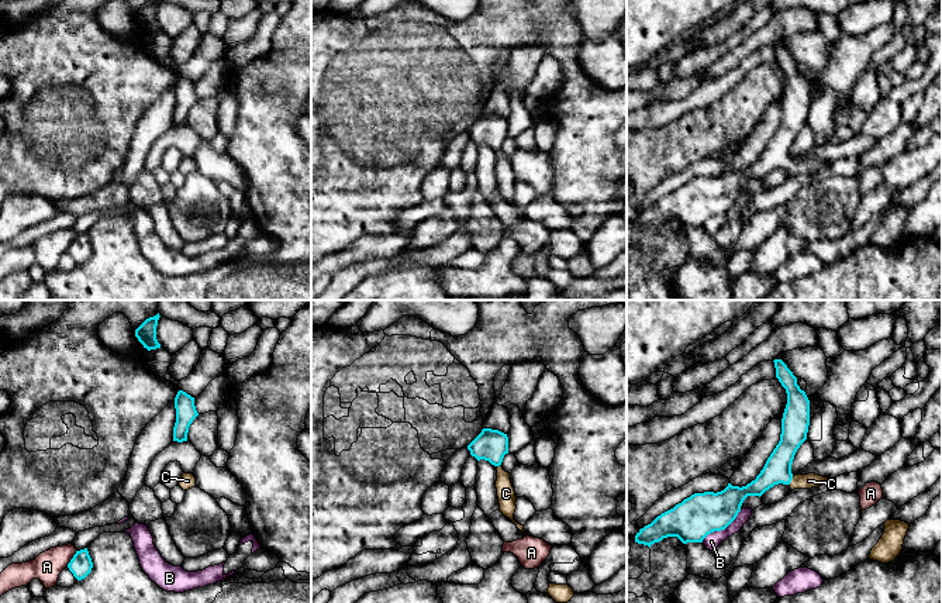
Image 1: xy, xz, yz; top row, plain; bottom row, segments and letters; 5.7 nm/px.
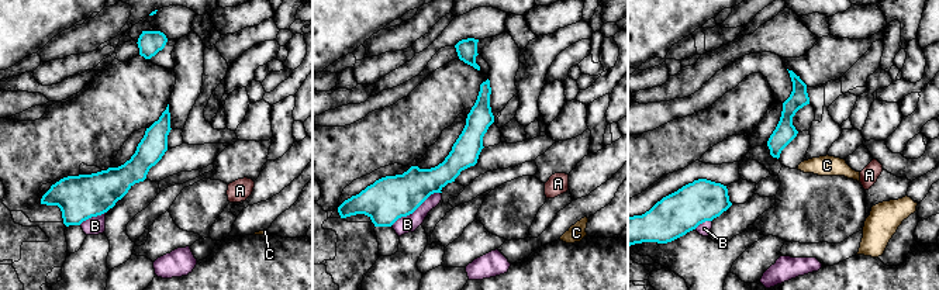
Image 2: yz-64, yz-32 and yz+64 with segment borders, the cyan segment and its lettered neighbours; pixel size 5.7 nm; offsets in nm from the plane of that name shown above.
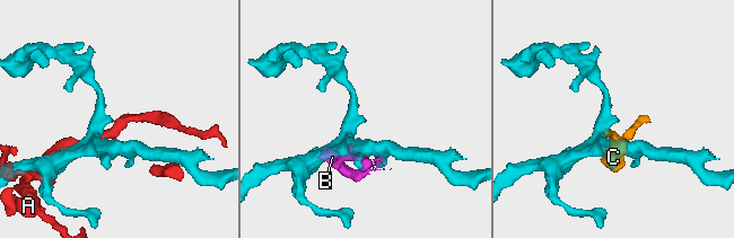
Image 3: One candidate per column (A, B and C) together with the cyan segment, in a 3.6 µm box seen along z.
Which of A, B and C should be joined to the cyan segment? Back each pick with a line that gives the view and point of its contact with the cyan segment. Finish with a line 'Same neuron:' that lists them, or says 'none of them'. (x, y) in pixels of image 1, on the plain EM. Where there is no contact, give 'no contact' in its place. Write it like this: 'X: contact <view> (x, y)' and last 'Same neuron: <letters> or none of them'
C: contact yz (792, 162)
Same neuron: C

